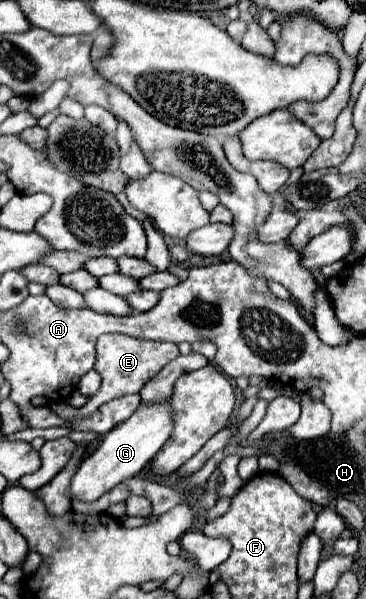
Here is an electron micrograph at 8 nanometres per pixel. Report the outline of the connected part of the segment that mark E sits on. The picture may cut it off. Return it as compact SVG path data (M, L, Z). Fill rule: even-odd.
M109 333L109 335L101 335L97 339L97 363L95 363L95 371L101 375L103 383L101 389L79 409L65 405L65 403L49 403L49 407L65 421L73 421L77 417L89 417L93 415L93 411L97 407L101 407L103 403L123 397L123 395L131 395L131 393L139 393L141 387L153 379L169 361L173 361L175 357L179 357L179 349L175 343L161 343L161 341L147 341L147 339L135 339L129 335L119 335L119 333Z

